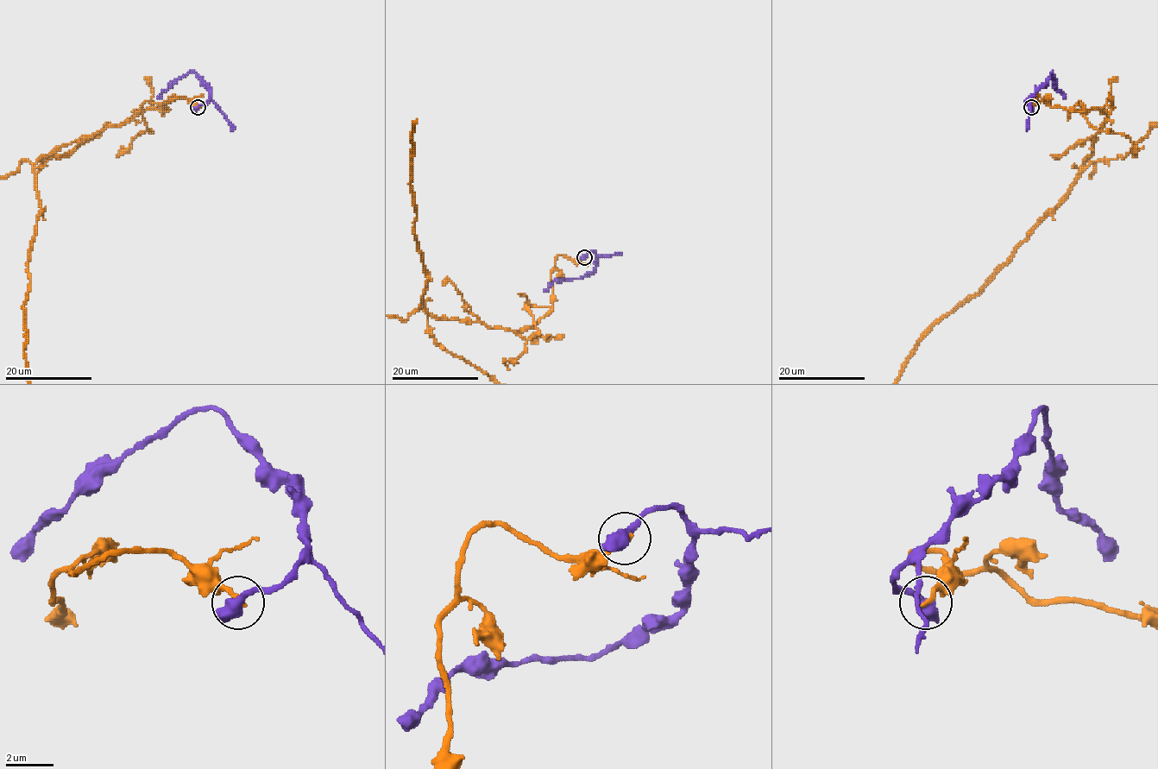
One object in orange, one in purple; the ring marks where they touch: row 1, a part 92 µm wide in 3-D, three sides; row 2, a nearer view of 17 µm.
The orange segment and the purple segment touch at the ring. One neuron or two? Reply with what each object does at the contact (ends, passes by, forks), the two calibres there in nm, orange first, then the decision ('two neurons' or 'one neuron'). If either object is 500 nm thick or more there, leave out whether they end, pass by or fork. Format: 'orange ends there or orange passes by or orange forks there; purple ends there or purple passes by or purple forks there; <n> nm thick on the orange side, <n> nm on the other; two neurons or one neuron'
220 nm thick on the orange side, 650 nm on the other; two neurons

